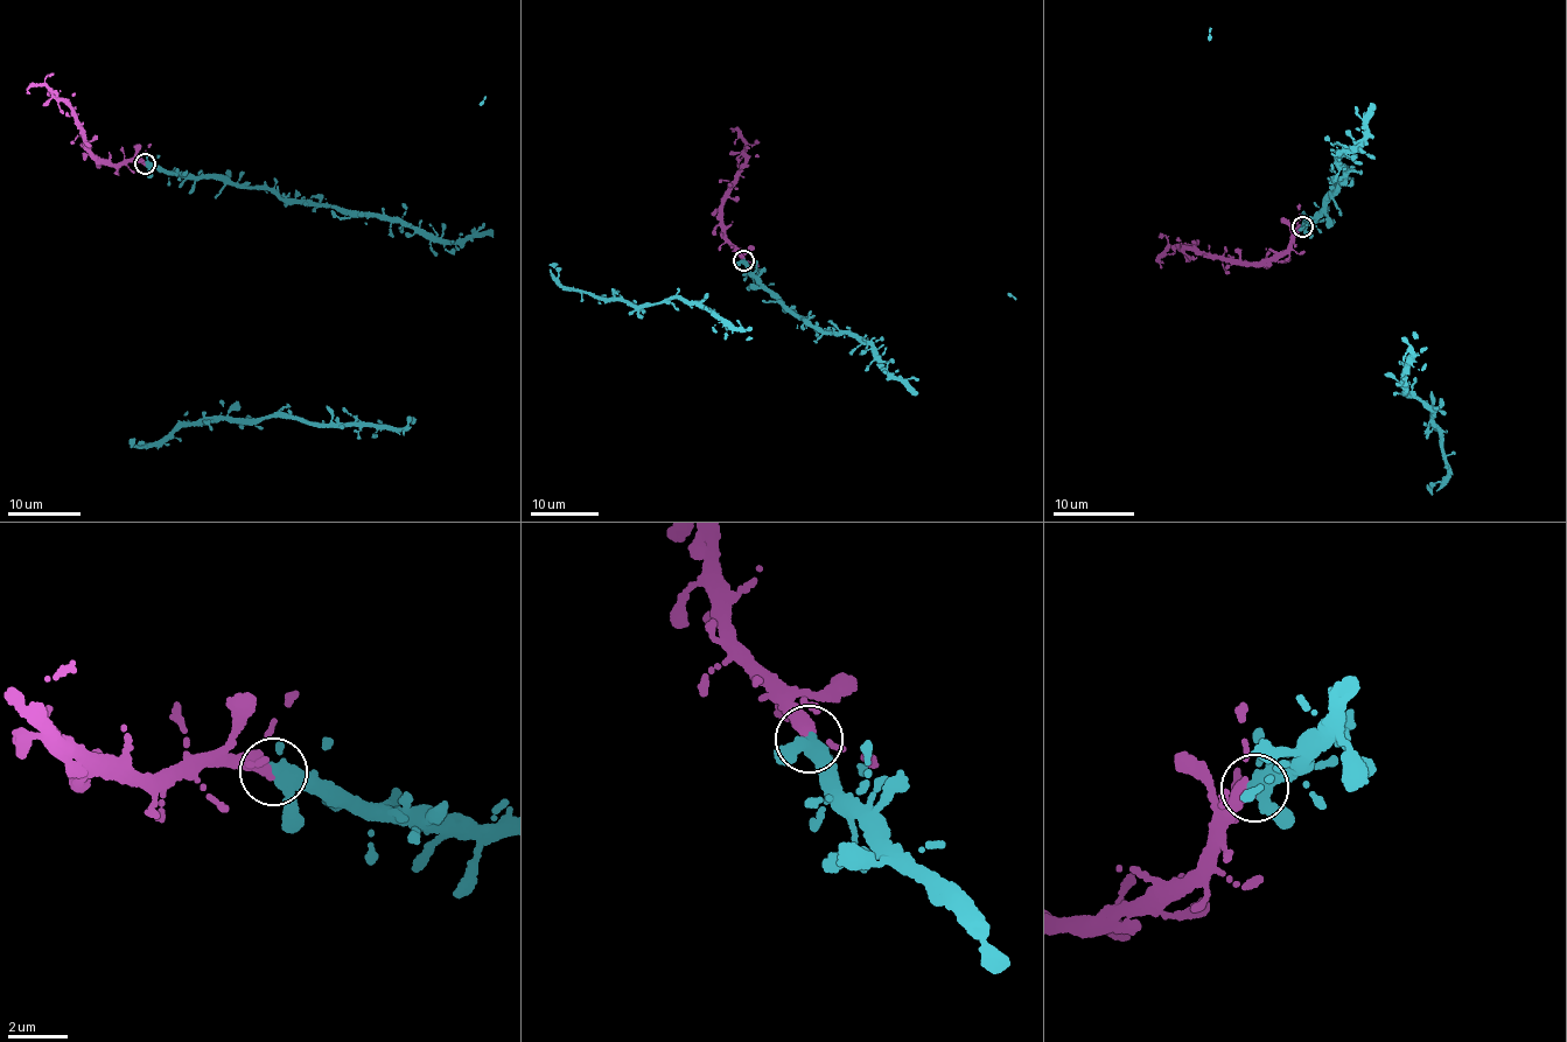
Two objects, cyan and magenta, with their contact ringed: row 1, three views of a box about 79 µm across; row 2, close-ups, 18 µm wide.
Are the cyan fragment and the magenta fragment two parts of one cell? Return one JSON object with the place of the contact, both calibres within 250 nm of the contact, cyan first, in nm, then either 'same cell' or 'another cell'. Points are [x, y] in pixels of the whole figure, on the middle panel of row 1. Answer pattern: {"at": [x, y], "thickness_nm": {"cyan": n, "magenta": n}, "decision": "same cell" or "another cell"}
{"at": [743, 260], "thickness_nm": {"cyan": 380, "magenta": 300}, "decision": "same cell"}

